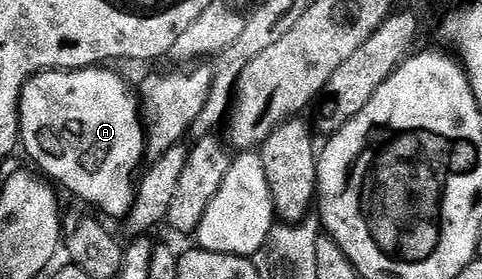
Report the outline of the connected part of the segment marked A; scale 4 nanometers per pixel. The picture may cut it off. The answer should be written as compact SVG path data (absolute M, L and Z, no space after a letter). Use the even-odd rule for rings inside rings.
M111 68L47 70L44 74L34 74L25 83L19 111L23 129L22 149L27 149L28 156L44 170L42 173L52 183L60 182L81 201L96 206L100 215L126 219L131 201L135 199L133 179L140 169L139 161L145 158L145 127L141 107L132 87L131 90L127 87L126 80L114 74Z

